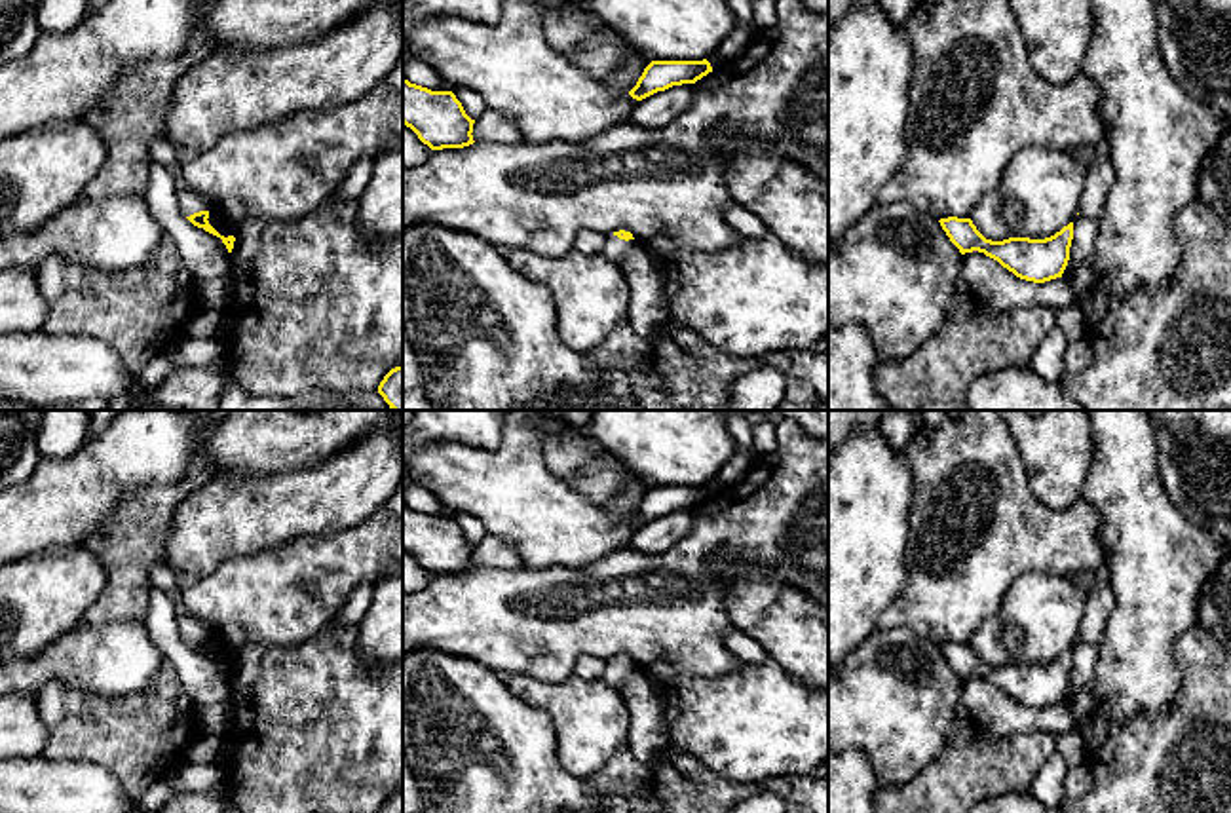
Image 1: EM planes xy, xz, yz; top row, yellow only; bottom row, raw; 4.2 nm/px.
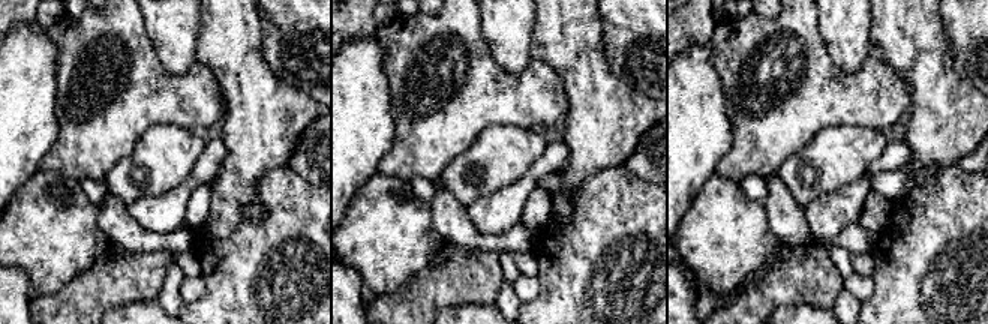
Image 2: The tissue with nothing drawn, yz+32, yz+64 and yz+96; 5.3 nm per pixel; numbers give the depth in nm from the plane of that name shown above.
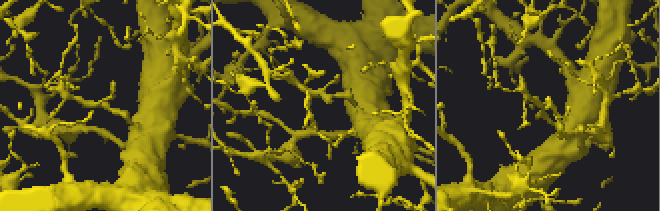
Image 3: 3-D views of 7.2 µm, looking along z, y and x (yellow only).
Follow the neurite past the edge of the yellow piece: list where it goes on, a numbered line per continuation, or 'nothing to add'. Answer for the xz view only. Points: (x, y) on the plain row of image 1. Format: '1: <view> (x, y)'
1: xz (616, 675)

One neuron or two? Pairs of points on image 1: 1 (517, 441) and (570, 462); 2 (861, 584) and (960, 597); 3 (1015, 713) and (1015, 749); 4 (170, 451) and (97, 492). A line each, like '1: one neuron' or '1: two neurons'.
1: two neurons
2: two neurons
3: two neurons
4: one neuron

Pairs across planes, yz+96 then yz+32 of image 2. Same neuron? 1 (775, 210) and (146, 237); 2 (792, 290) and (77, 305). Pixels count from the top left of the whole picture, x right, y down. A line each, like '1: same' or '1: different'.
1: same
2: same

